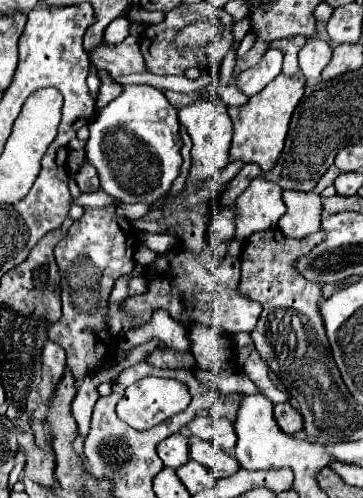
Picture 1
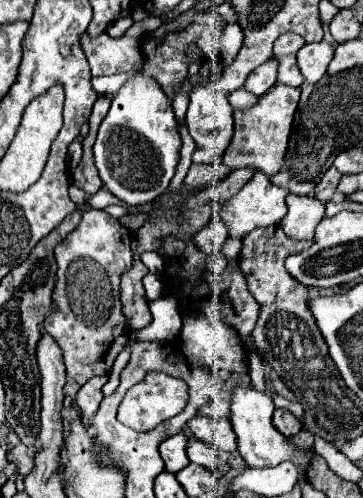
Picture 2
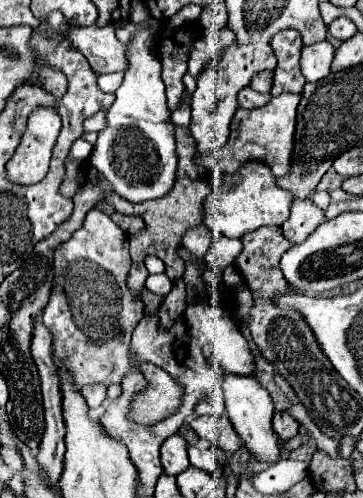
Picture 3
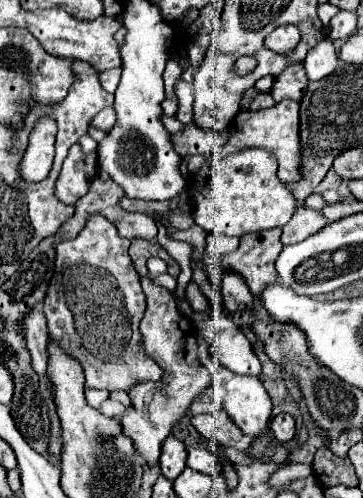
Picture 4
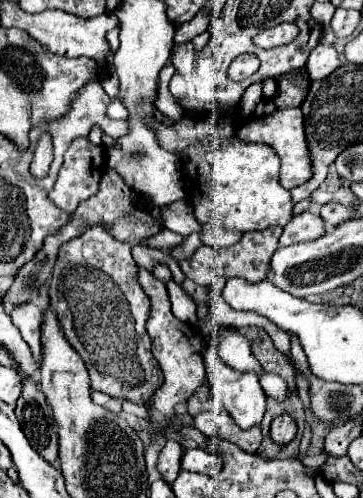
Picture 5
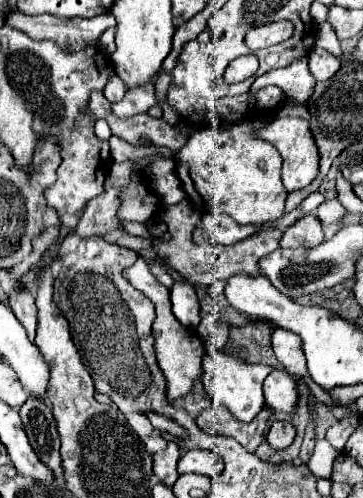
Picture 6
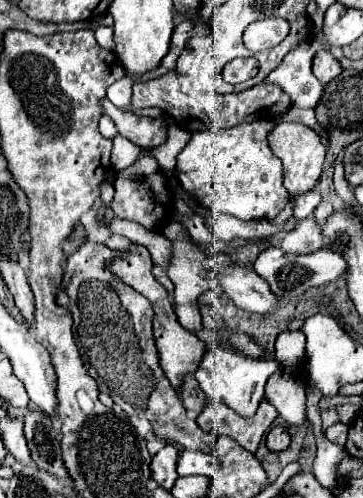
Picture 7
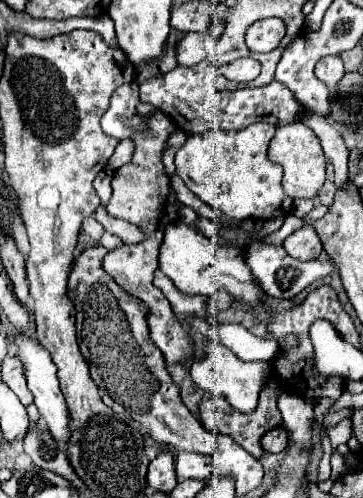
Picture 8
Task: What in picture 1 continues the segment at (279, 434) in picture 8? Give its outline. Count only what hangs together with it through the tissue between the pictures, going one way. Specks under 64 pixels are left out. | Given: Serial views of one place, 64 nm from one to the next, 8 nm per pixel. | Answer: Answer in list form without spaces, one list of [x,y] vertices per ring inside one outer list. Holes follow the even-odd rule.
[[[288,402],[274,406],[274,418],[276,418],[280,430],[286,432],[286,434],[294,434],[294,432],[302,430],[302,416],[300,416],[300,412],[294,410]]]

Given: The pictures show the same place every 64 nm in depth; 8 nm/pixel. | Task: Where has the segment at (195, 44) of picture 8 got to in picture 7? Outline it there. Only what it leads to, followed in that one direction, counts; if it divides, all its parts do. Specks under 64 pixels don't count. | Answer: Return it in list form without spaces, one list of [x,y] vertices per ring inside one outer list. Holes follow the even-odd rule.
[[[184,46],[182,54],[180,54],[180,58],[178,58],[178,66],[176,66],[176,70],[178,70],[180,74],[186,74],[186,70],[188,70],[190,64],[192,64],[192,60],[194,60],[194,52],[192,52],[188,46]]]

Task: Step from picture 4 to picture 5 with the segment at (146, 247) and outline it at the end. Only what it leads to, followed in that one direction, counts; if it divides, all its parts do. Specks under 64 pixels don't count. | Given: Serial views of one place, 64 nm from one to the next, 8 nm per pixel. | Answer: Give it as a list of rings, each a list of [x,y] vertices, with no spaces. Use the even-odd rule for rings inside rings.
[[[134,246],[132,248],[132,256],[134,256],[134,260],[136,260],[136,264],[138,266],[142,266],[142,268],[146,268],[146,270],[152,270],[156,264],[166,264],[168,268],[170,268],[170,272],[174,274],[174,280],[178,282],[178,284],[182,284],[184,282],[184,274],[182,274],[182,270],[180,270],[180,266],[178,266],[178,262],[172,258],[172,256],[166,256],[166,252],[164,250],[152,250],[152,248],[146,248],[146,246]]]

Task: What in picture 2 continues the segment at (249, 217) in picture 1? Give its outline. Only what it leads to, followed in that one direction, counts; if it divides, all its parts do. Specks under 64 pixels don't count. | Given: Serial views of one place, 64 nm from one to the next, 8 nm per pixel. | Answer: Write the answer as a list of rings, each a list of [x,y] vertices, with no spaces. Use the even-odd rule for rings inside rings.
[[[256,170],[254,176],[252,176],[252,180],[248,180],[248,184],[244,184],[244,188],[242,188],[236,196],[224,200],[222,204],[216,202],[214,220],[220,220],[220,222],[228,228],[228,236],[230,236],[230,238],[244,238],[244,236],[246,236],[248,232],[252,232],[254,228],[278,226],[280,220],[282,220],[282,218],[286,216],[286,212],[288,212],[288,210],[286,210],[286,196],[288,196],[288,194],[290,194],[288,190],[284,190],[284,188],[280,188],[280,186],[274,186],[274,184],[270,182],[270,178],[268,178],[264,172]]]

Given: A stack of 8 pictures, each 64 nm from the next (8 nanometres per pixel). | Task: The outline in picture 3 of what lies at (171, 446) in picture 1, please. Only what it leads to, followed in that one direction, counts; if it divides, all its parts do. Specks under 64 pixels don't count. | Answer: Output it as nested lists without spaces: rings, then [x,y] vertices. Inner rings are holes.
[[[178,434],[170,436],[162,444],[162,456],[160,456],[160,460],[162,460],[162,468],[164,468],[164,472],[168,476],[178,476],[180,472],[184,472],[190,466],[186,448],[188,448],[186,440],[182,436],[178,436]]]

